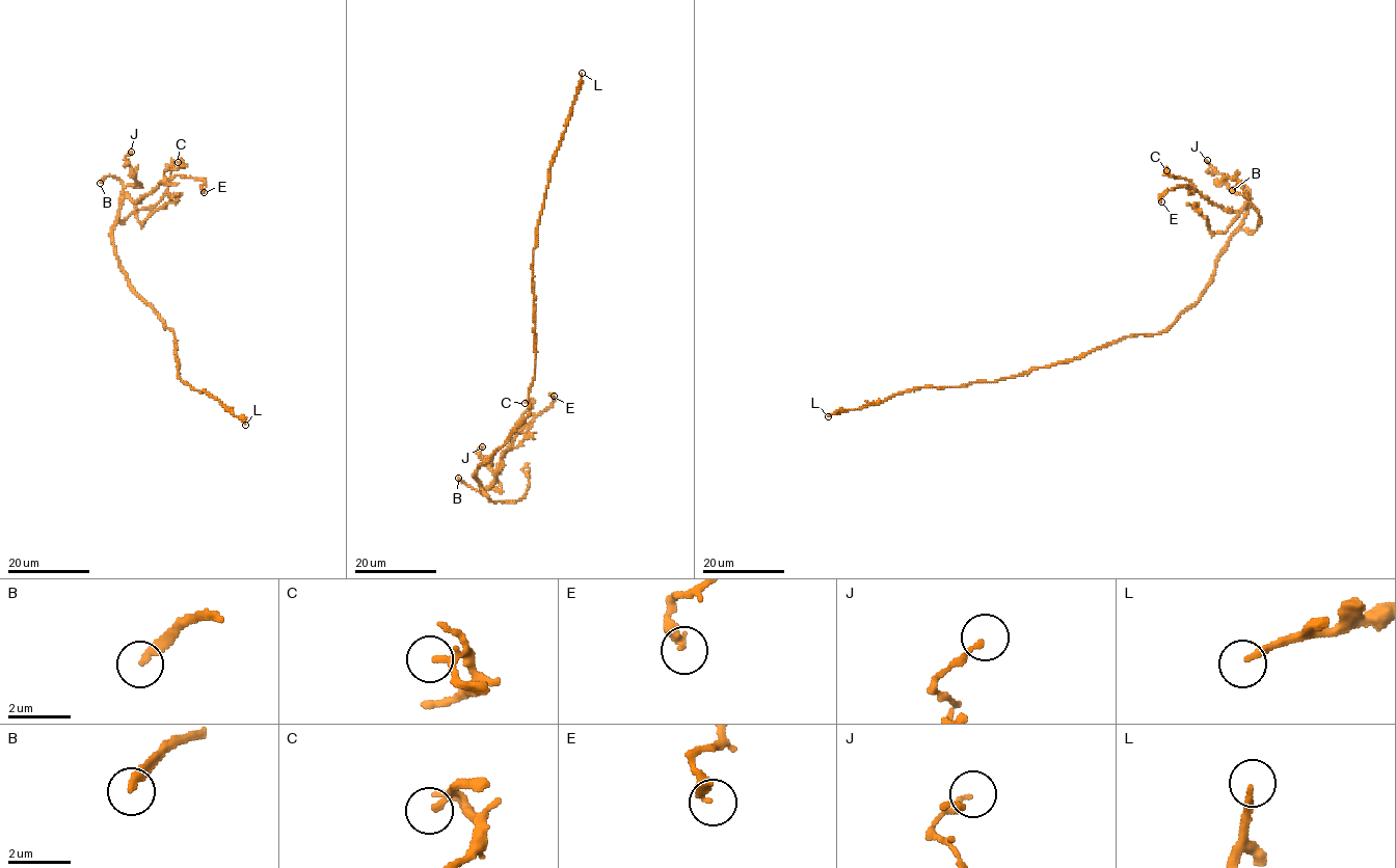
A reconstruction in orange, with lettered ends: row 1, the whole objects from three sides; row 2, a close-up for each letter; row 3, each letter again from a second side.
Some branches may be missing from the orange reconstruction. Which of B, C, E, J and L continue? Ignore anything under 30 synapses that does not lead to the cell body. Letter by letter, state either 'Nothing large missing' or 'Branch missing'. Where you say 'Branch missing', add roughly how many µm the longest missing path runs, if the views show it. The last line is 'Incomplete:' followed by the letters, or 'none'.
B: Branch missing. Missing length about 15 µm
C: Nothing large missing
E: Nothing large missing
J: Nothing large missing
L: Branch missing. Missing length about 140 µm
Incomplete: B, L

